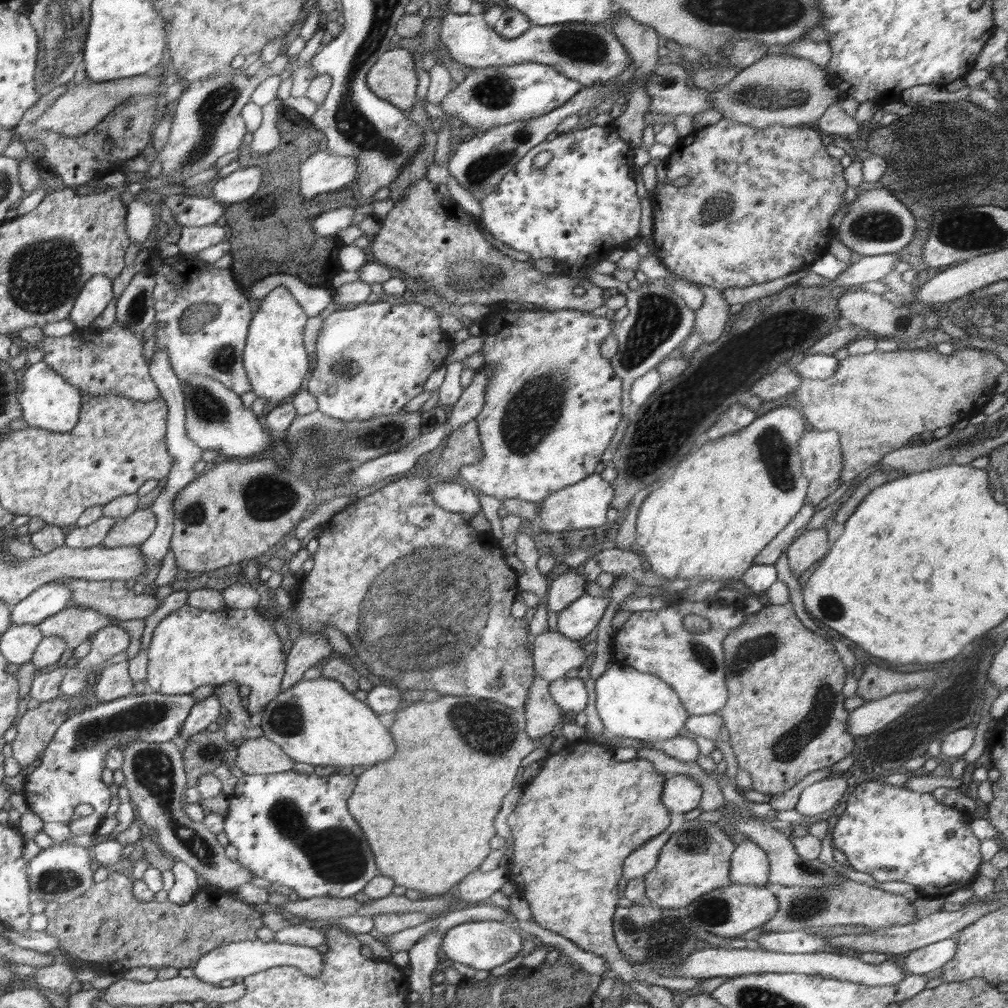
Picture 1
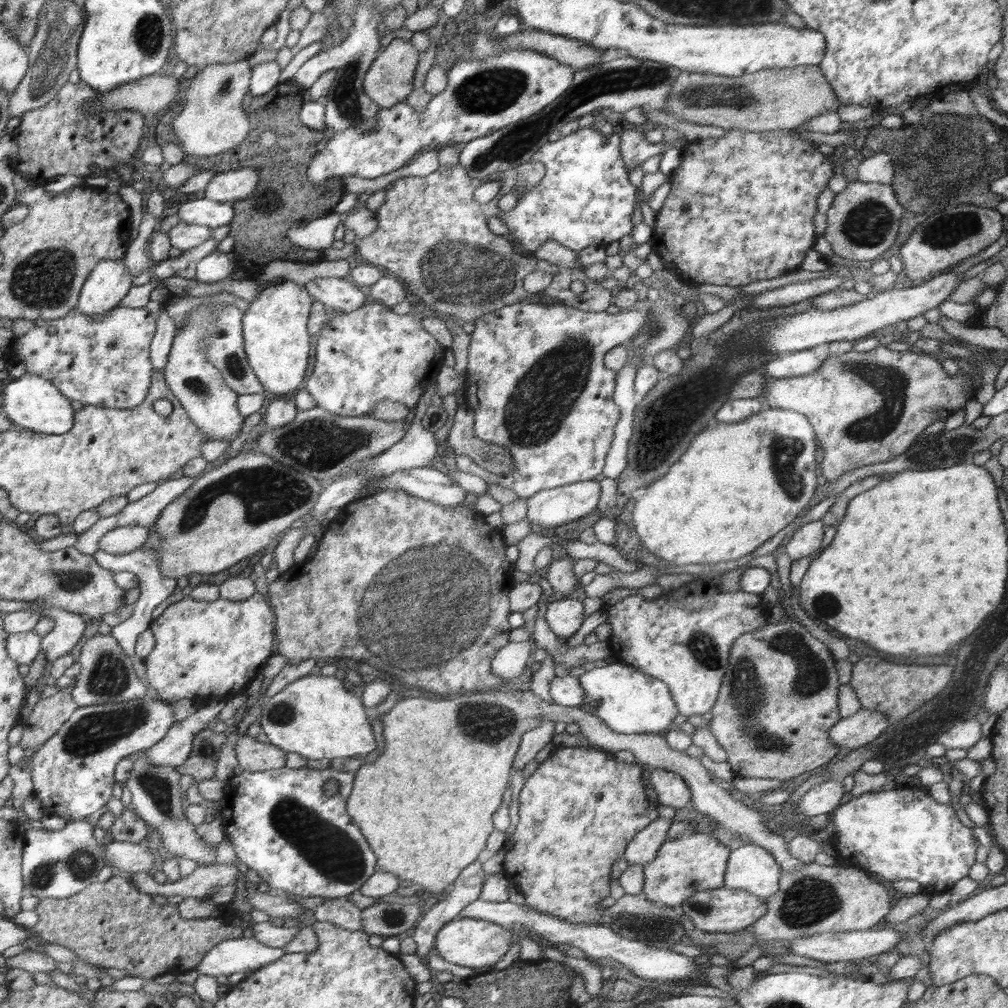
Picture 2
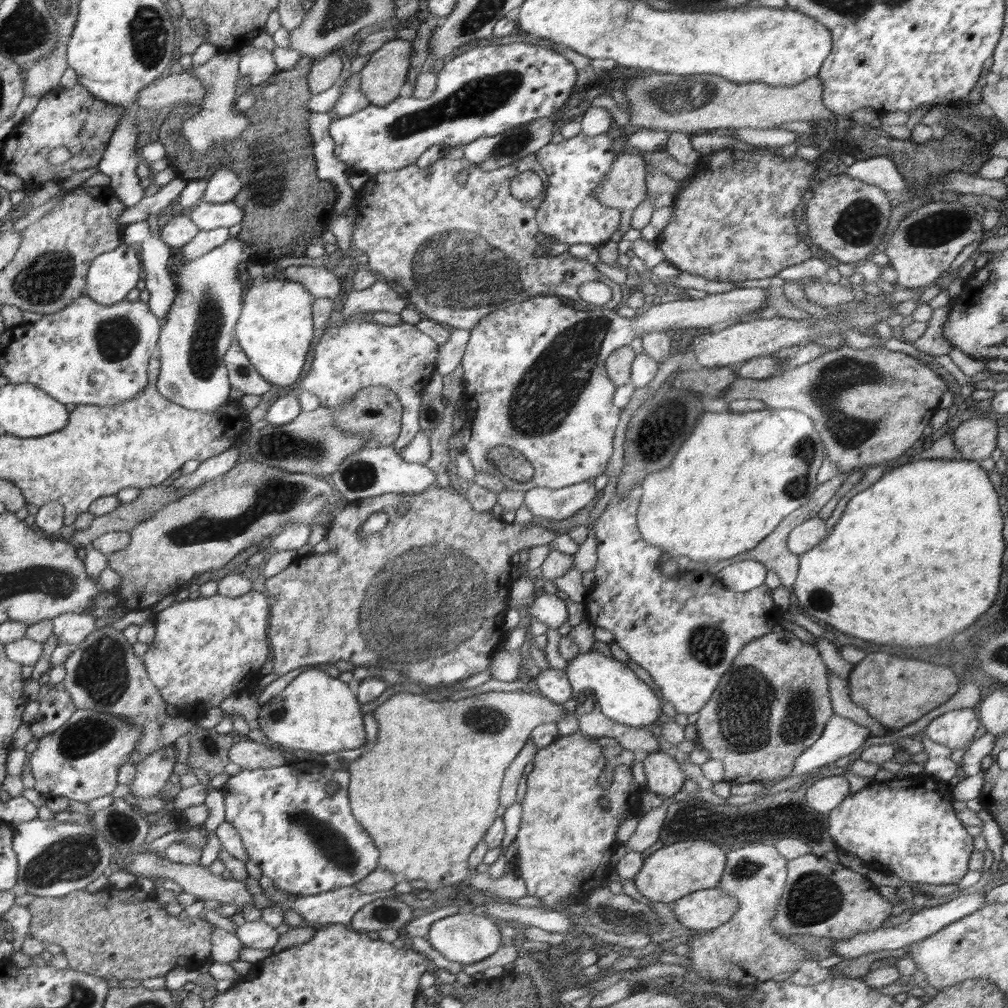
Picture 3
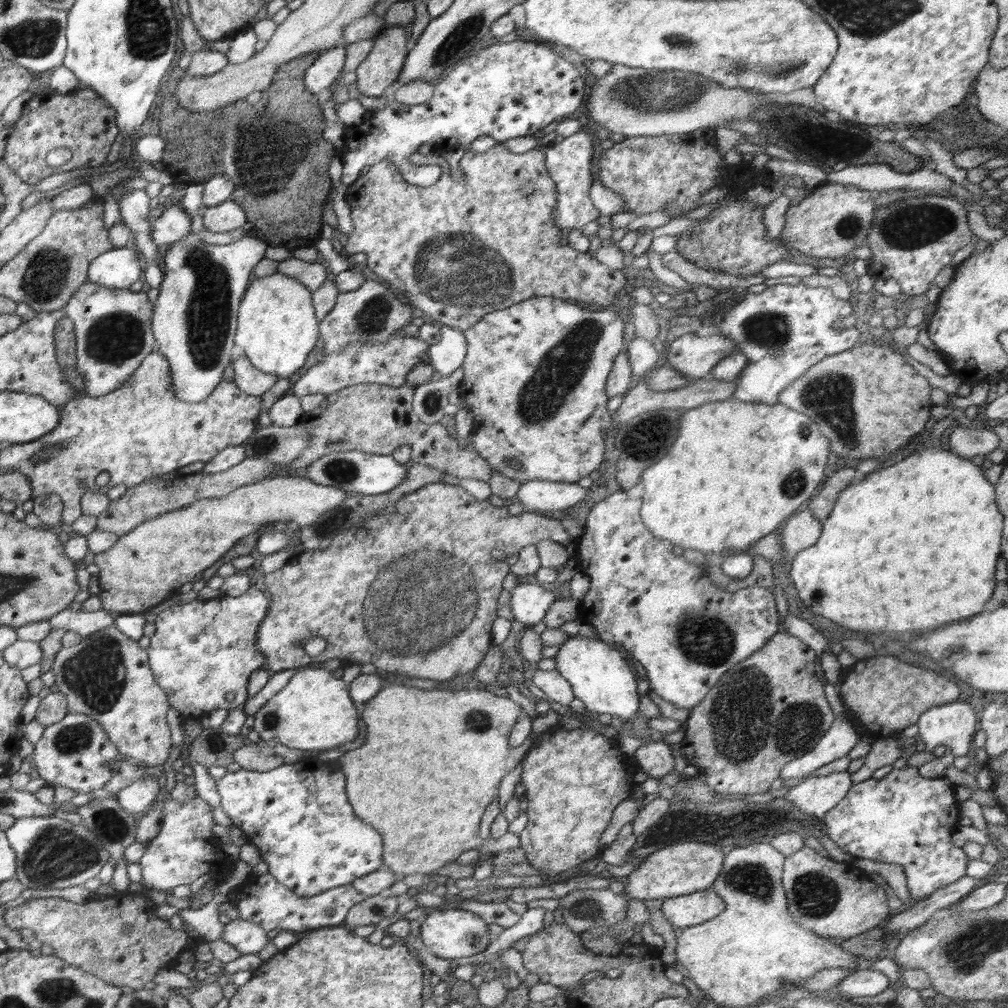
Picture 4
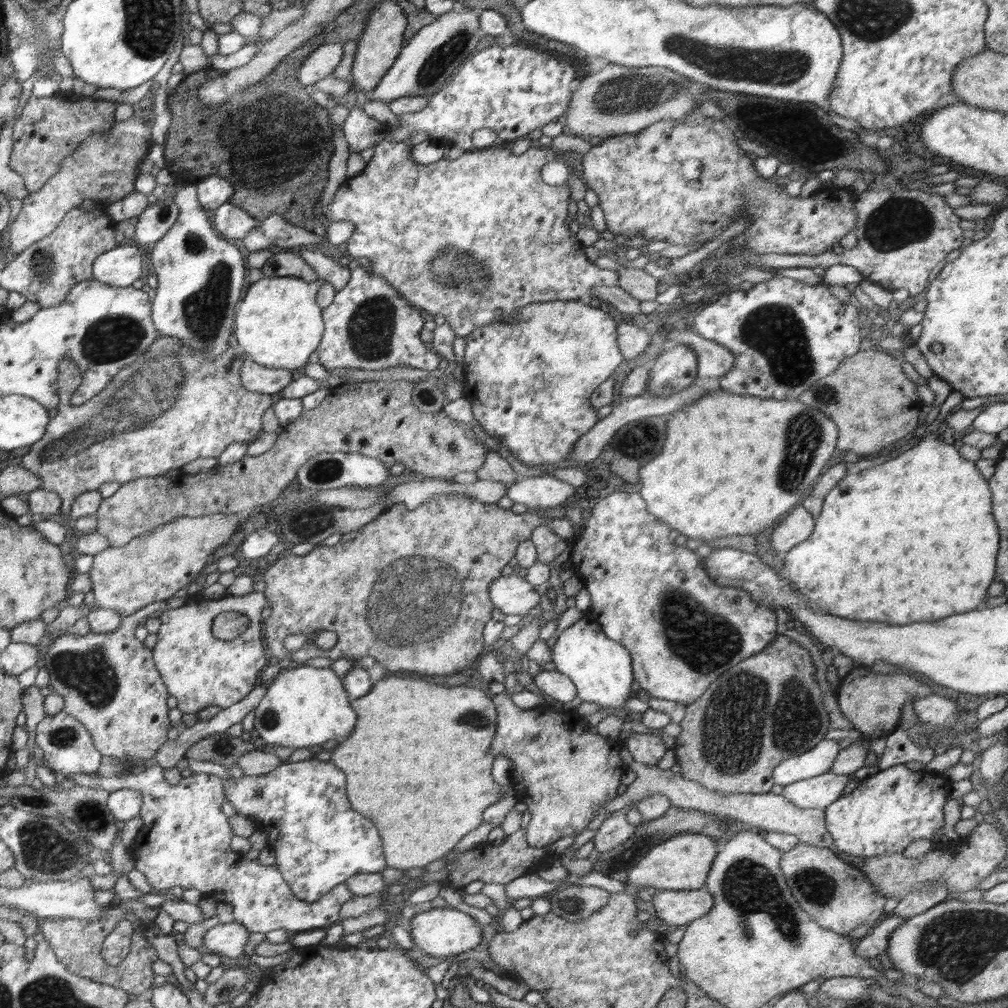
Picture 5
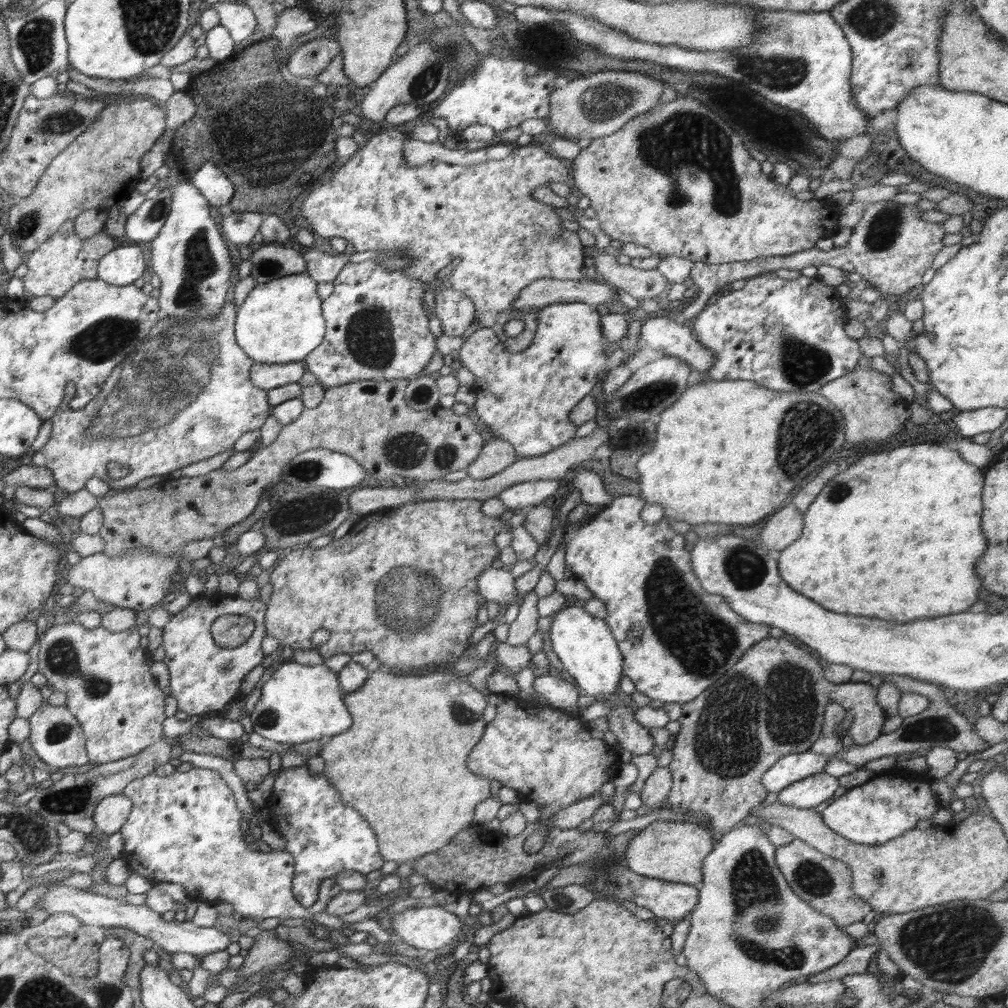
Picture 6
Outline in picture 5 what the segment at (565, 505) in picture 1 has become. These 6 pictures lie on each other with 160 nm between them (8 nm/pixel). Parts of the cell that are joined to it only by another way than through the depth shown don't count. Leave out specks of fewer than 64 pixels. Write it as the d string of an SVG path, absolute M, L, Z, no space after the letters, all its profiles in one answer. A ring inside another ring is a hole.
M546 474L520 478L507 488L506 496L516 504L525 504L530 511L541 511L562 504L574 490L572 484Z

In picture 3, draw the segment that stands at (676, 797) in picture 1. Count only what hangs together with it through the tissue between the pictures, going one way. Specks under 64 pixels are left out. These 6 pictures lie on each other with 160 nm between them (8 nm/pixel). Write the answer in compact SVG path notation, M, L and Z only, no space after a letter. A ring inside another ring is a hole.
M654 752L639 756L646 775L647 789L664 799L669 799L681 791L685 774L672 756L664 752Z

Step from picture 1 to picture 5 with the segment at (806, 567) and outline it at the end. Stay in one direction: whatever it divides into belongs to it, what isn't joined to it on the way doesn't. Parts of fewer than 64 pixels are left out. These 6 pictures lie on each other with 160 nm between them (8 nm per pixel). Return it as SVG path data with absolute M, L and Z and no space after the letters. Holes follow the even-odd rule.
M799 506L780 519L771 534L770 546L776 553L772 556L784 556L799 542L805 541L813 531L815 519L804 507Z

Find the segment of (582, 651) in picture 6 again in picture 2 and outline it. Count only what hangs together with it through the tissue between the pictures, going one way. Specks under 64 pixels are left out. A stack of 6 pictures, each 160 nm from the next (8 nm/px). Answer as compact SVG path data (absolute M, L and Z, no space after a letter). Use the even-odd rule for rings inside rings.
M625 663L596 667L578 677L580 686L595 705L596 715L618 734L665 734L678 716L668 685Z

